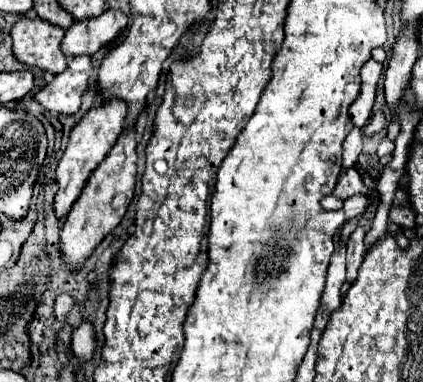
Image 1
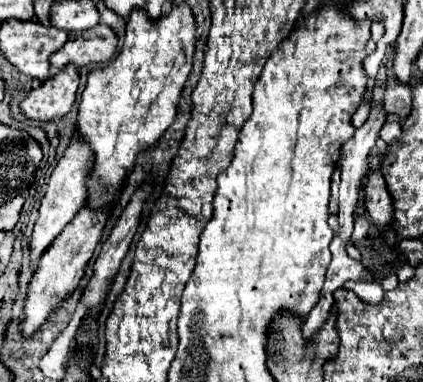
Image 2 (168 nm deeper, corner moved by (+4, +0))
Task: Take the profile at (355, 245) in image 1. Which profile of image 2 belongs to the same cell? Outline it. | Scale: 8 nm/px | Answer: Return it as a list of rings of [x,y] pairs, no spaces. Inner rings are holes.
[[[358,216],[356,222],[354,222],[354,232],[352,232],[352,242],[358,242],[362,238],[366,238],[368,234],[368,228],[370,228],[370,222],[364,220],[364,216]]]

